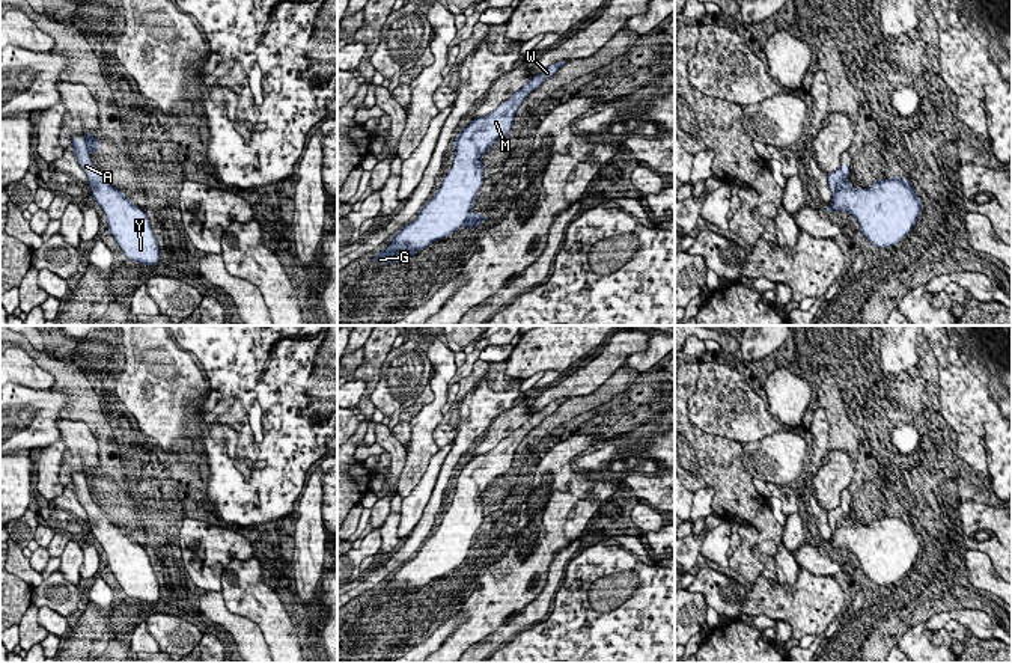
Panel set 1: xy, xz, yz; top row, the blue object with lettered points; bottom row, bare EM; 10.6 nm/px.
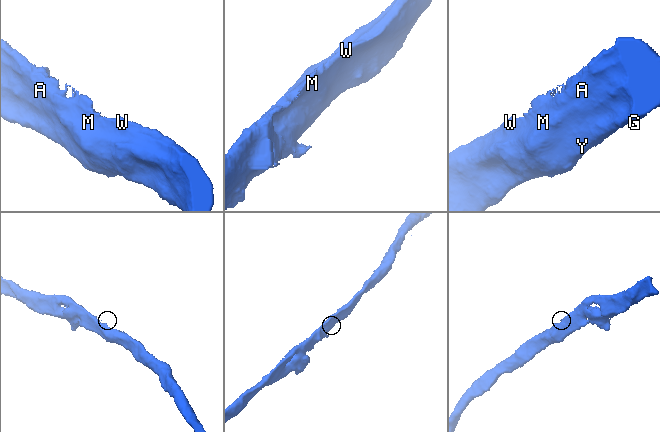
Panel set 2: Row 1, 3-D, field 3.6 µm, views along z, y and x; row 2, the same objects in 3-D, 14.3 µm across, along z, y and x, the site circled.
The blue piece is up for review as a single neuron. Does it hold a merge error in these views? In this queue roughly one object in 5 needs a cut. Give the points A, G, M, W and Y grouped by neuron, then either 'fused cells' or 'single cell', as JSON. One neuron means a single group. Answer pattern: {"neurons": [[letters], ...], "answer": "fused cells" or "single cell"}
{"neurons": [["A", "G", "M", "W", "Y"]], "answer": "single cell"}

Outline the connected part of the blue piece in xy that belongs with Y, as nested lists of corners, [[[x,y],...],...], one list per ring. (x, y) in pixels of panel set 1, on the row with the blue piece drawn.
[[[86,133],[83,140],[71,134],[72,152],[87,175],[92,196],[102,208],[108,231],[123,255],[146,265],[160,264],[160,247],[152,232],[148,215],[119,188],[110,185],[105,176],[90,163],[90,155],[99,149],[93,133]]]

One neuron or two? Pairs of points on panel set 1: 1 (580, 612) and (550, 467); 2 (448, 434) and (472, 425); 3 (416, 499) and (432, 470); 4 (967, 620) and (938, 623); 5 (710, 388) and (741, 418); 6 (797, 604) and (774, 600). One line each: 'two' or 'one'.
1: two
2: two
3: one
4: one
5: one
6: one

